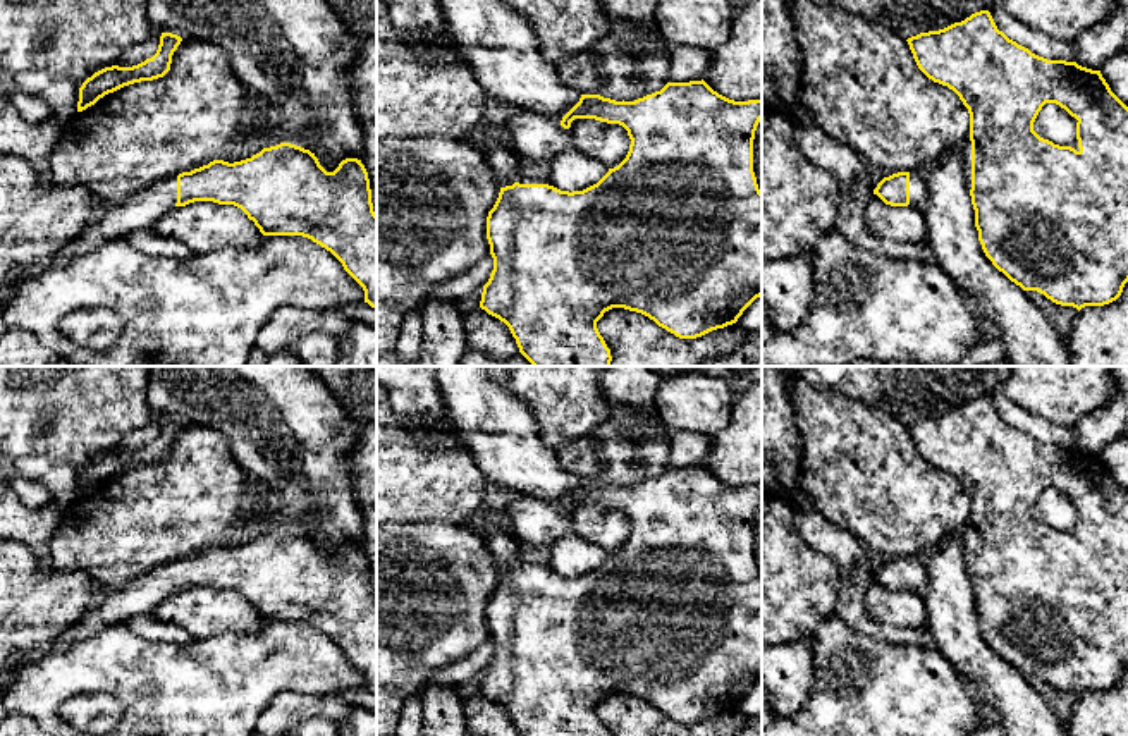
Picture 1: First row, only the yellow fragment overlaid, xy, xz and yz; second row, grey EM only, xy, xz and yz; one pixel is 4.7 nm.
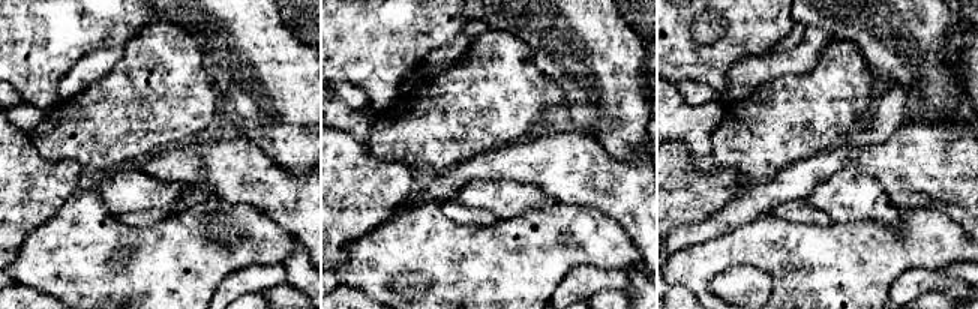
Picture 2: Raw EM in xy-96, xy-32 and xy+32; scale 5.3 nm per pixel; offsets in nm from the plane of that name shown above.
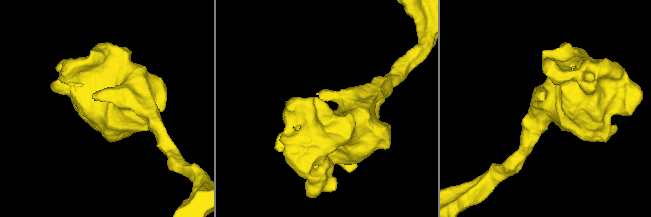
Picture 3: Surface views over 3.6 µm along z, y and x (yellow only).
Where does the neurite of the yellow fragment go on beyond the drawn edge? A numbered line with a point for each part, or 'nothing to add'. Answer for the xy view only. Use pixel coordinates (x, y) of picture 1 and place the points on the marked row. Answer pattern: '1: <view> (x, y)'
1: xy (145, 208)

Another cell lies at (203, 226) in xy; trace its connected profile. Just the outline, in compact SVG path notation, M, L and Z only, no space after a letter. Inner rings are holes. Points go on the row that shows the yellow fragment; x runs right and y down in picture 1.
M213 201L175 206L151 229L163 237L184 242L193 255L232 246L260 246L265 239L241 208Z

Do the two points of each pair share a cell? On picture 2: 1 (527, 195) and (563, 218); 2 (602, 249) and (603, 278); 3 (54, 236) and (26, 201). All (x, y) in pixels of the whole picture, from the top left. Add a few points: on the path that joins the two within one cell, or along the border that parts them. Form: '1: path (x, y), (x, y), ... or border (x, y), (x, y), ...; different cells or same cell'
1: border (551, 200), (546, 206), (528, 209), (512, 218); different cells
2: border (626, 267), (575, 266), (569, 272); different cells
3: border (69, 198), (51, 216), (38, 224), (20, 248); different cells

